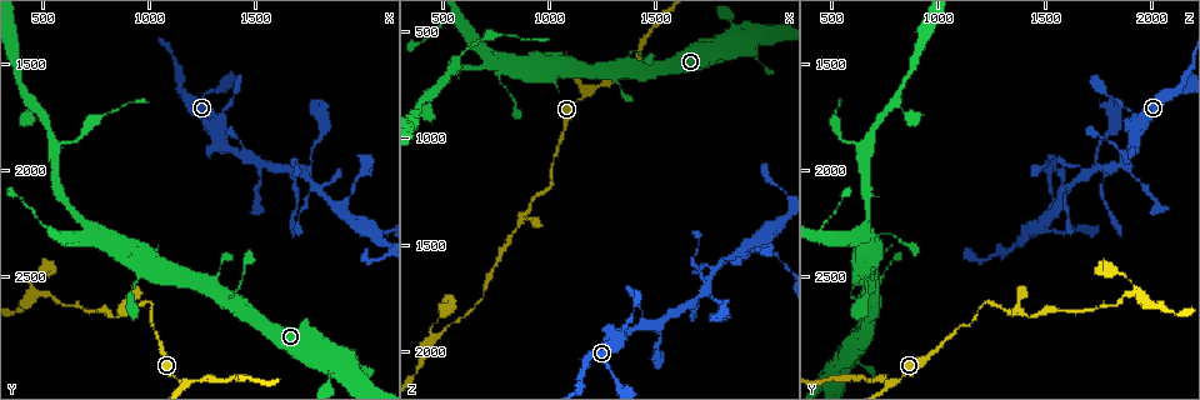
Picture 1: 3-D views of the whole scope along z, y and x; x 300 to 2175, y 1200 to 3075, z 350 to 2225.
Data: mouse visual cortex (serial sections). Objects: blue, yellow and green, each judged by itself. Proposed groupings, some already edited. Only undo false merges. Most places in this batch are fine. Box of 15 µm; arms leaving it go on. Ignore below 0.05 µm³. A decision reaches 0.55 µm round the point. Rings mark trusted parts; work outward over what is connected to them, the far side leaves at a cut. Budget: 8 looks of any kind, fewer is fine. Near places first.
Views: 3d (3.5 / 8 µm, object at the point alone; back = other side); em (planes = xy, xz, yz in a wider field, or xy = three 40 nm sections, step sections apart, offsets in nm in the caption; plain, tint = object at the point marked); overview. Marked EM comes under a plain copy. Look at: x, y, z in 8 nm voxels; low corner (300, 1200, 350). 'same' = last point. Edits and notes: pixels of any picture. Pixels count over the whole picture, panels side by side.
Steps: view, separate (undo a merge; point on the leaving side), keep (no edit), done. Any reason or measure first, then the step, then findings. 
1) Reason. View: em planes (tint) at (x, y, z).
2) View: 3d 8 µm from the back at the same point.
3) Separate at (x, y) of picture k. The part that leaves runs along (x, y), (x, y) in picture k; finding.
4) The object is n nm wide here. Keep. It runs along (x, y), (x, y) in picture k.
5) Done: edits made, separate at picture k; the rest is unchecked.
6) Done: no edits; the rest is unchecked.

Sharp bend. View: 3d 3.5 µm at (1010, 2630, 1220).

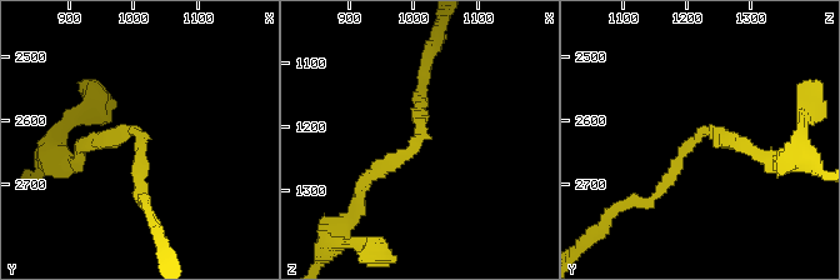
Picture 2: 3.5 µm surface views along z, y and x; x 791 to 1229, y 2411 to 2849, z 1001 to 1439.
The arms are 150, 200 nm wide. View: em xy step 3 (tint) at (1005, 2625, 1215).

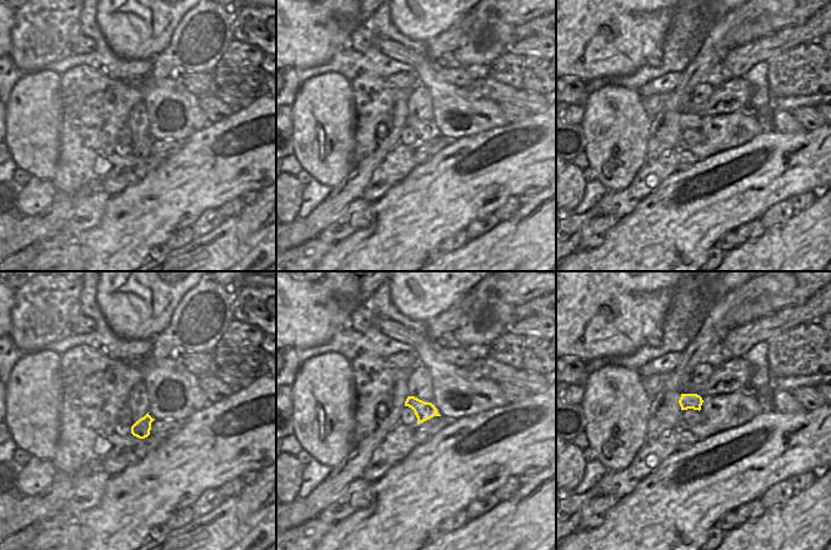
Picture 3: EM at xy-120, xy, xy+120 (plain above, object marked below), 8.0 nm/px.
Cut it another way. View: em planes (tint) at the same point.

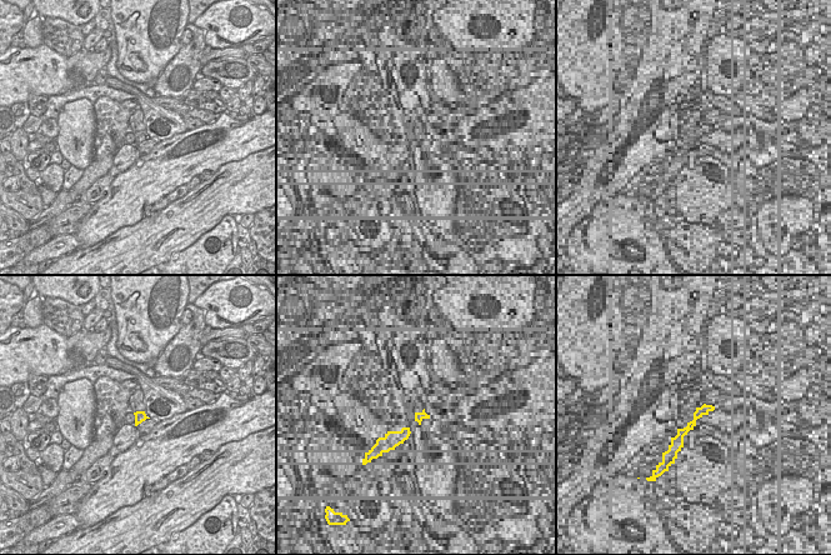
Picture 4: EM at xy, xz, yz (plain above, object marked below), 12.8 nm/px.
Keep. It runs along (420, 84), (420, 138), (359, 186) in picture 2; one cell here.

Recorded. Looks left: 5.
A narrow waist. View: 3d 3.5 µm at (820, 2680, 1450).

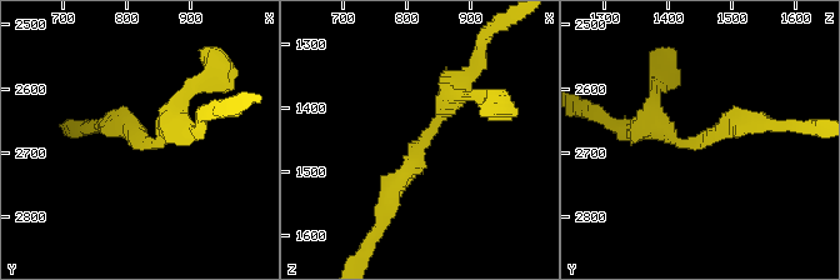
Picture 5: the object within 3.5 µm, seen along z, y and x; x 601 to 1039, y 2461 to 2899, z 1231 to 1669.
The arms are 250, 350 nm wide. View: em planes (tint) at (825, 2680, 1455).

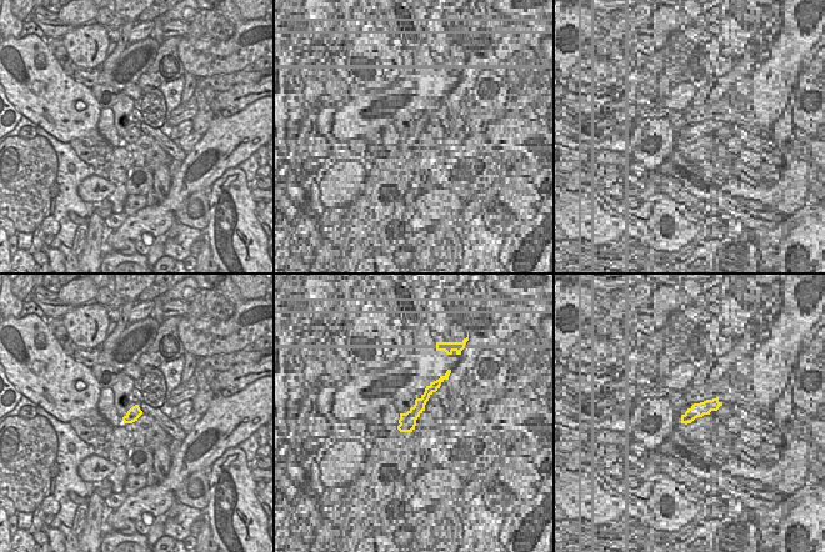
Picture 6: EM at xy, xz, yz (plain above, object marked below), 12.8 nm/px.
Keep. It runs along (461, 84), (384, 211) in picture 5; all the same cell.

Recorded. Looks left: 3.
Sharp bend. View: 3d 3.5 µm at (710, 2260, 650).

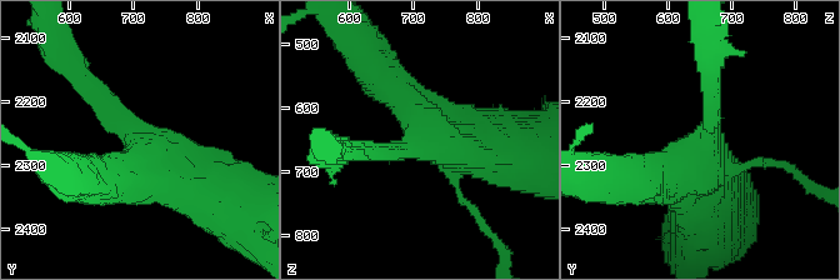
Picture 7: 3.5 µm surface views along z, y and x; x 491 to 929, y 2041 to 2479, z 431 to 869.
4 arms meet here; the arms are 100, 250, 500, 700 nm wide; now the EM. View: em xy step 2 (tint) at (700, 2255, 660).

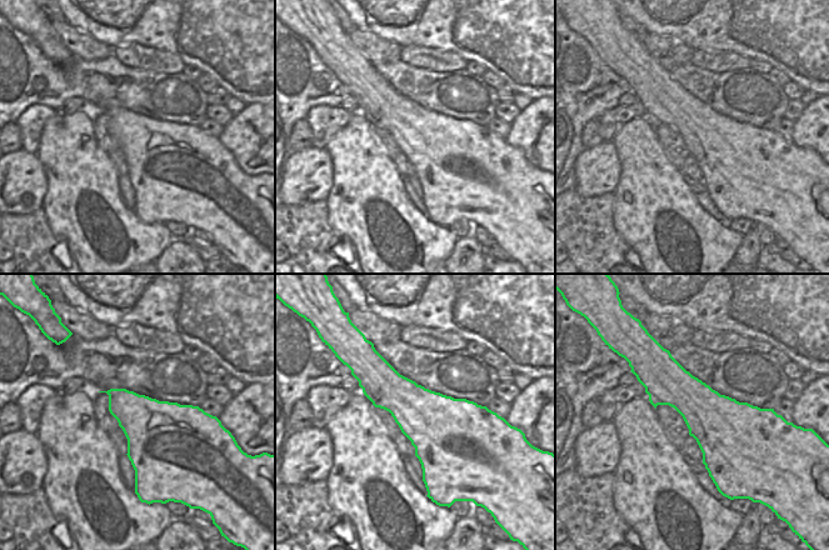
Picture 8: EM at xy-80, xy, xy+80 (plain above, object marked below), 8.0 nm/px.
Keep. It runs along (221, 189), (168, 170), (94, 93) in picture 7; continuous, no second cell.

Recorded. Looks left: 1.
Done: no edits; the rest is unchecked.

